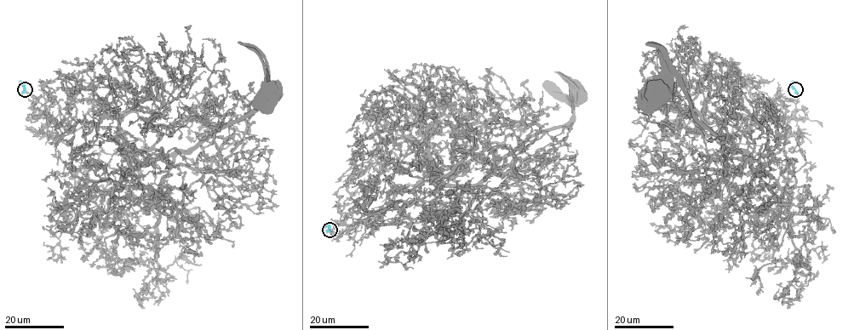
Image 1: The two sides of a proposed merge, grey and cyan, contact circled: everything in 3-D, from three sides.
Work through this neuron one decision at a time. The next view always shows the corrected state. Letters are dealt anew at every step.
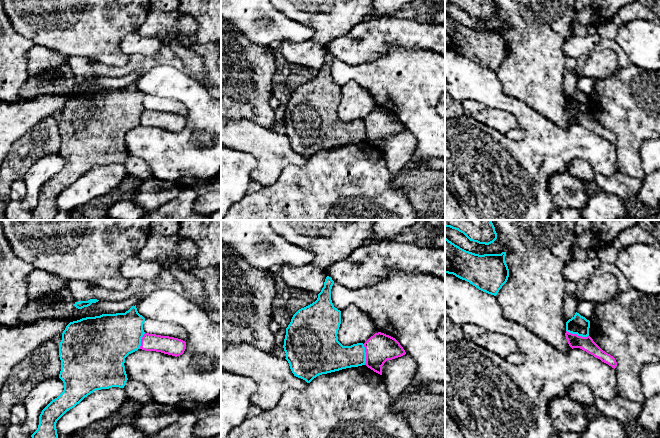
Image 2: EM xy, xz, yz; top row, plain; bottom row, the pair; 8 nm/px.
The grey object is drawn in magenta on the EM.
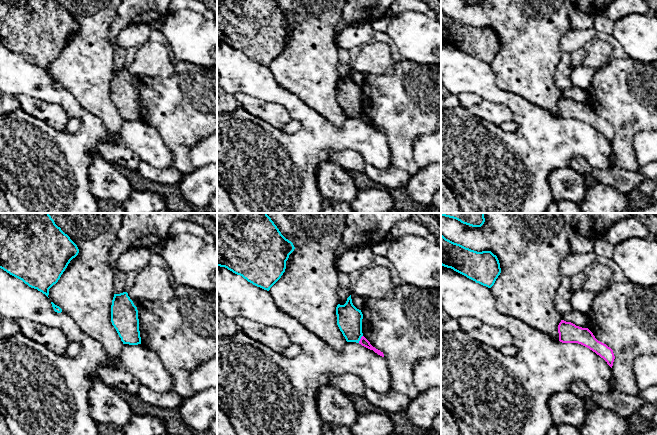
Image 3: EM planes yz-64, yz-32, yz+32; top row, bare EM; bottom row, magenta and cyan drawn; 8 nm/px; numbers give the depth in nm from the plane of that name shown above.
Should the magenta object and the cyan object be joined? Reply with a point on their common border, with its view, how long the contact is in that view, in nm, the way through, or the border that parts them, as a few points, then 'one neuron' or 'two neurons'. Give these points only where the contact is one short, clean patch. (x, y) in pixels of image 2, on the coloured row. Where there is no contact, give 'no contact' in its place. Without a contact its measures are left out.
meets magenta in yz at (576, 334); contact 190 nm long; border along yz (566, 330), (578, 335), (588, 336); two neurons

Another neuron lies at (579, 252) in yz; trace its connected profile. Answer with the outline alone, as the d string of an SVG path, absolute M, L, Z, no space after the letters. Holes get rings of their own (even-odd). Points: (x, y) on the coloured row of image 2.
M576 247L573 252L574 257L588 258L597 256L597 251L589 248Z

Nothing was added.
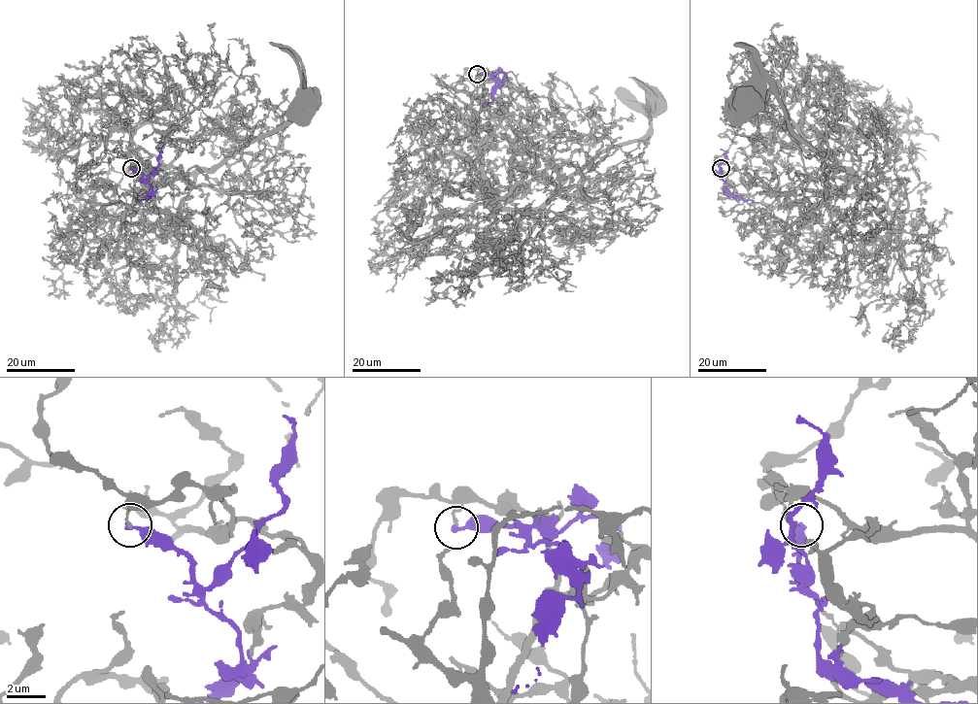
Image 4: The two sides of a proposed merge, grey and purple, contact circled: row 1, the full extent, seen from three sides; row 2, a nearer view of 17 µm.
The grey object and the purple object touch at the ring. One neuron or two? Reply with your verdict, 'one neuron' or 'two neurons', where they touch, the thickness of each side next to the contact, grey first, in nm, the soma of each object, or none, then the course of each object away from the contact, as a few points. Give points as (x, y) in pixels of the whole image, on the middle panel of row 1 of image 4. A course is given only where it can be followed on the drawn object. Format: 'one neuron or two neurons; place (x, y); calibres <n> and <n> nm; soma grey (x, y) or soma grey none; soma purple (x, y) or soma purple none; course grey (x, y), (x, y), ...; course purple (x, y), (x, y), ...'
two neurons; place (477, 74); calibres 140 and 280 nm; soma grey (657, 97); soma purple none; course grey (477, 74), (495, 82), (479, 119), (494, 209), (538, 208), (637, 141), (657, 95); course purple (477, 75), (497, 77), (498, 85), (493, 99), (482, 106)

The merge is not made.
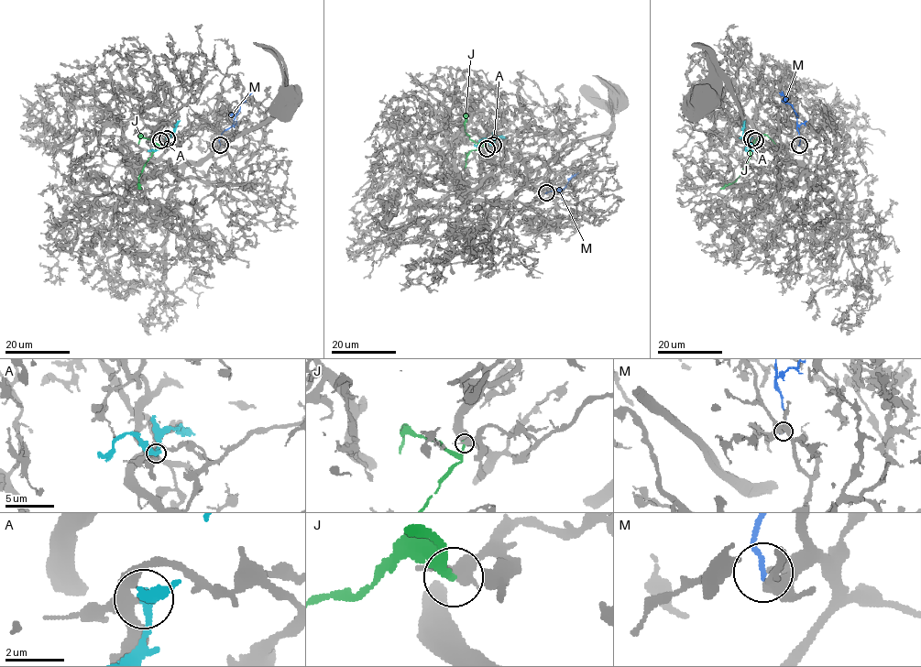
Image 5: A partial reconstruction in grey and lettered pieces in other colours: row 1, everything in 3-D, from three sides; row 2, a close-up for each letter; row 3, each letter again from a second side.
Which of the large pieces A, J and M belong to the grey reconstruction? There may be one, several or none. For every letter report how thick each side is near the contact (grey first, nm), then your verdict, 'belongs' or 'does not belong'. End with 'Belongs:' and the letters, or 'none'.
A: 260 nm thick on the grey side, 240 nm on the other; does not belong
J: 360 nm thick on the grey side, 200 nm on the other; does not belong
M: 240 nm thick on the grey side, 180 nm on the other; does not belong
Belongs: none

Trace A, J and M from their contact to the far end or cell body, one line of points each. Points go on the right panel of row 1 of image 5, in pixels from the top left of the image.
A: (751, 138), (751, 144), (744, 150), (752, 151)
J: (755, 140), (740, 175), (720, 189)
M: (799, 144), (795, 113), (779, 92)

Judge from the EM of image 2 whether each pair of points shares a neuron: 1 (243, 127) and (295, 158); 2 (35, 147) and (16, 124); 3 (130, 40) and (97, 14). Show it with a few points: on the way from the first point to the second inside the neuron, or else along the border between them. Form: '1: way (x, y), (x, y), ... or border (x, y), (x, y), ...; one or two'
1: way (256, 140), (265, 144), (274, 153), (282, 153); one
2: border (43, 119), (22, 134), (13, 143), (10, 150); two
3: border (137, 30), (121, 42), (121, 49), (128, 55); two

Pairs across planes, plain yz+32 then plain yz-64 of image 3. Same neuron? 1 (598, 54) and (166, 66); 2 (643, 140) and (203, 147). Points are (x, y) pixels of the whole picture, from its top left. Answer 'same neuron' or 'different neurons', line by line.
1: same neuron
2: same neuron

